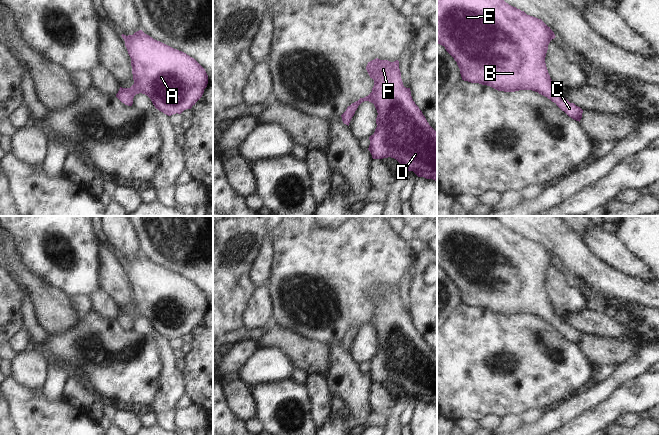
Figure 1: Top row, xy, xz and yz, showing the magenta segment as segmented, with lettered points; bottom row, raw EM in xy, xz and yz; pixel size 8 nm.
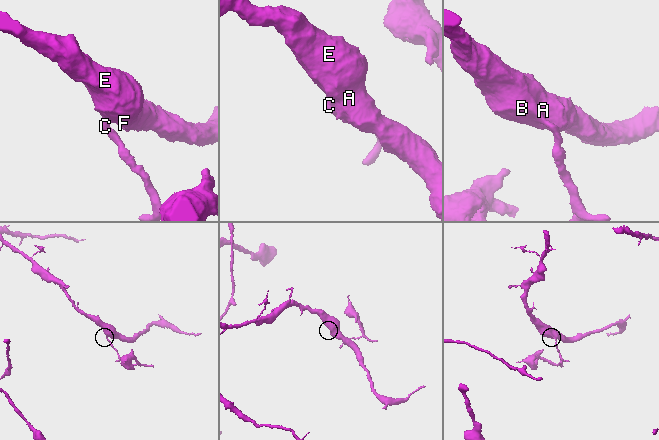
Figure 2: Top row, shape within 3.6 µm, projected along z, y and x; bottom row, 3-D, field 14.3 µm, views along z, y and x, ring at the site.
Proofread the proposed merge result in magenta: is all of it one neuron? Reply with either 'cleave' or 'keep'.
keep

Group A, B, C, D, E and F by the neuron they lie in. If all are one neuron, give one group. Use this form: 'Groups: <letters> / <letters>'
Groups: A B C D E F

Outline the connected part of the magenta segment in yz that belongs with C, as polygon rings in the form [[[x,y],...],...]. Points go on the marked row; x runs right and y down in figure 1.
[[[437,0],[437,44],[444,46],[457,62],[462,80],[504,92],[538,92],[554,102],[569,117],[580,122],[583,110],[560,96],[546,67],[548,45],[555,37],[554,32],[541,19],[527,15],[504,0]]]

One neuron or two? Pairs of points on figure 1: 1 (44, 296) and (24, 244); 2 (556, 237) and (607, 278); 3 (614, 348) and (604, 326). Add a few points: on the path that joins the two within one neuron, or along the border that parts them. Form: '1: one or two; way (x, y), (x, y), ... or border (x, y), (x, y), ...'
1: two; border (20, 255), (23, 263), (31, 271), (54, 287)
2: one; way (569, 249), (594, 273)
3: two; border (587, 334), (614, 338), (621, 341)

